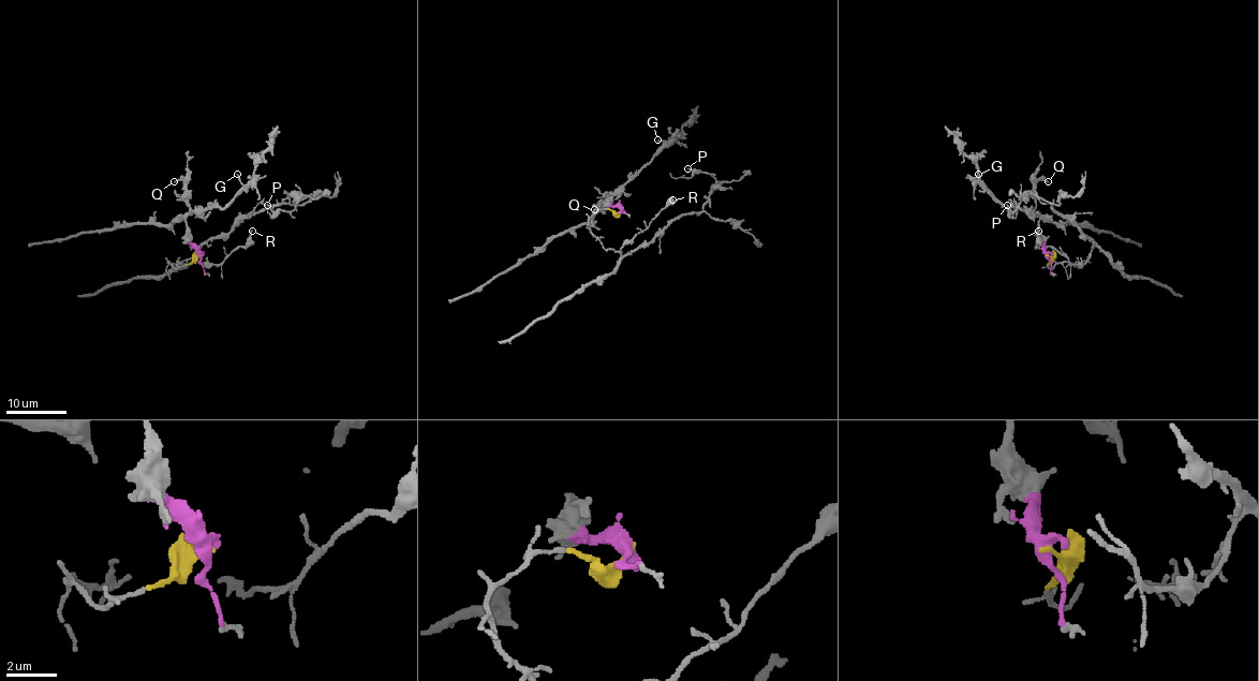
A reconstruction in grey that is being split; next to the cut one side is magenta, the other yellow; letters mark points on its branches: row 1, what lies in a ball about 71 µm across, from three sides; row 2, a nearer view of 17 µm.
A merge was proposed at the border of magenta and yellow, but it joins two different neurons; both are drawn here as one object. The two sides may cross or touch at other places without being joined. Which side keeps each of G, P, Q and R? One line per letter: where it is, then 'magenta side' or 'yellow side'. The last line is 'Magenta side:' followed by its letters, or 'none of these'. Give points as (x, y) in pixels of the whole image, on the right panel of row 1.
G: (978, 174) | magenta side
P: (1007, 205) | yellow side
Q: (1048, 181) | magenta side
R: (1038, 231) | yellow side
Magenta side: G, Q

